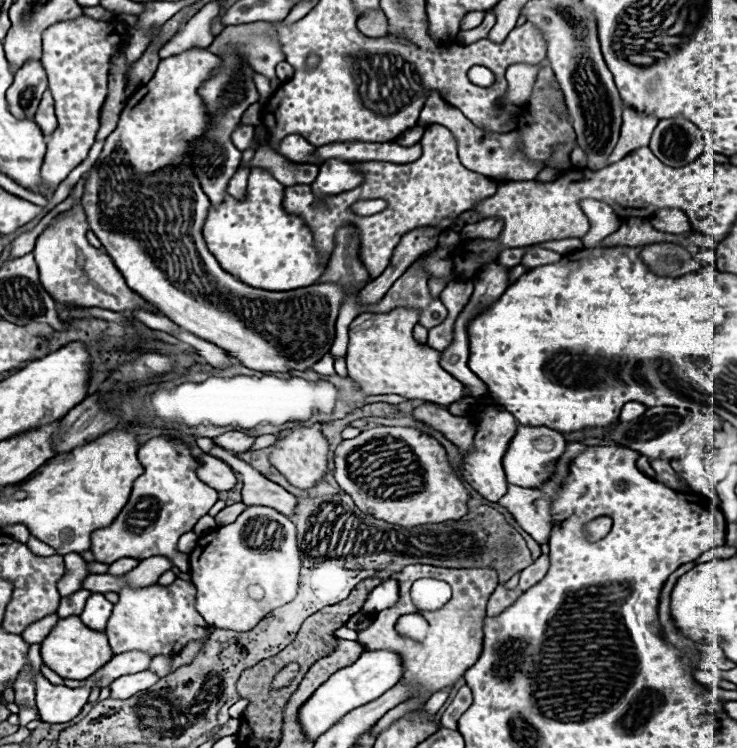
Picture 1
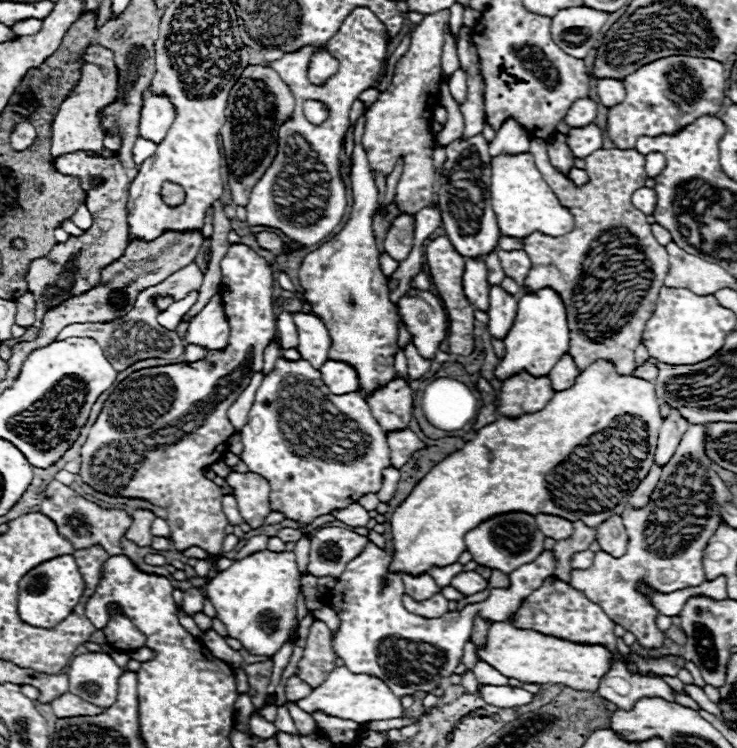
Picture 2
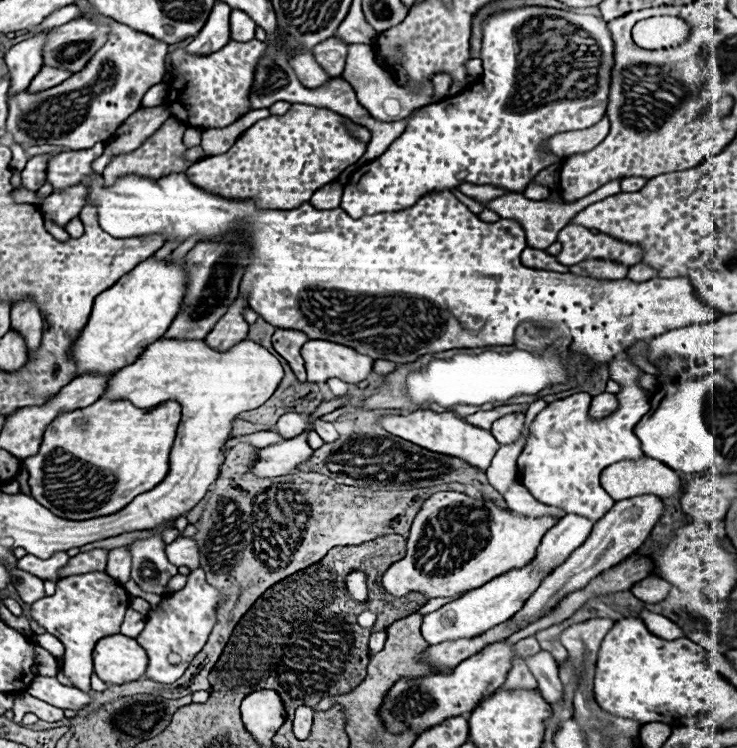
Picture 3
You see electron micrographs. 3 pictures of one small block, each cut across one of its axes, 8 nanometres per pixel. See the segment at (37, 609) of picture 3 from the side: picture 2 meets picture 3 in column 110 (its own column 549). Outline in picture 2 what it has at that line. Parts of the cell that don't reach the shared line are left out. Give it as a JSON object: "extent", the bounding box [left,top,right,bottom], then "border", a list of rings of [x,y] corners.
{"extent":[514,578,618,652],"border":[[[548,578],[534,594],[530,594],[524,600],[520,610],[516,612],[514,626],[524,630],[536,630],[540,634],[558,636],[578,644],[604,644],[612,652],[618,652],[614,638],[614,622],[604,614],[604,610],[598,604],[594,604],[582,592],[574,590],[570,584],[558,578]]]}

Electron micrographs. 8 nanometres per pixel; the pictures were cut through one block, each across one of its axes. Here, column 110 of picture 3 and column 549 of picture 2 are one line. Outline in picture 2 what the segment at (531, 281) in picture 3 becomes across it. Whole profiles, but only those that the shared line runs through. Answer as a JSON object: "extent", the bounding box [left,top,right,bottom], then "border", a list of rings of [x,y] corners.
{"extent":[492,154,574,238],"border":[[[516,154],[516,156],[494,156],[492,158],[492,208],[498,216],[498,226],[504,236],[524,238],[534,232],[542,232],[548,236],[562,236],[574,228],[574,216],[560,204],[556,194],[550,190],[542,174],[534,164],[532,154]]]}

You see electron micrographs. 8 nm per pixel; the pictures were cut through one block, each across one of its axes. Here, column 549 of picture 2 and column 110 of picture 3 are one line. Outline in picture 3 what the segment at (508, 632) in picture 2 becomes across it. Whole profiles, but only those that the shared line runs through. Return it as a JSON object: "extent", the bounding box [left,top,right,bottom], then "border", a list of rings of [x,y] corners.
{"extent":[94,634,148,684],"border":[[[114,634],[94,646],[94,672],[106,684],[126,684],[144,676],[148,658],[134,638]]]}

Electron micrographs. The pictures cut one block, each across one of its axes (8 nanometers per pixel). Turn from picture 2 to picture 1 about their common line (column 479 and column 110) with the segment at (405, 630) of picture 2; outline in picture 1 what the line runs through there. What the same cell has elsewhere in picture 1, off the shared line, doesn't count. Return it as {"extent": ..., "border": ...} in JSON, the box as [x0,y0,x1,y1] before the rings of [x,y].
{"extent":[80,594,112,632],"border":[[[92,594],[88,598],[88,604],[84,608],[84,612],[80,614],[80,620],[92,628],[92,630],[98,630],[98,632],[104,632],[106,630],[106,622],[112,614],[112,606],[102,594]]]}

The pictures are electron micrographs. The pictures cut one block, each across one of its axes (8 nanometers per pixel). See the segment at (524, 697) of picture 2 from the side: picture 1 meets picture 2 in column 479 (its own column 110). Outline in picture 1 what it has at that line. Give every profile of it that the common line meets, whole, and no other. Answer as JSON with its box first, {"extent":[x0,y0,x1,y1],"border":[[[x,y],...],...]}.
{"extent":[110,670,160,698],"border":[[[144,670],[144,672],[136,672],[136,674],[126,674],[126,676],[120,676],[116,678],[112,684],[110,684],[110,690],[112,690],[112,696],[114,698],[128,698],[128,696],[134,696],[136,692],[142,692],[142,690],[148,690],[152,684],[156,684],[160,680],[158,674],[150,672],[150,670]]]}

